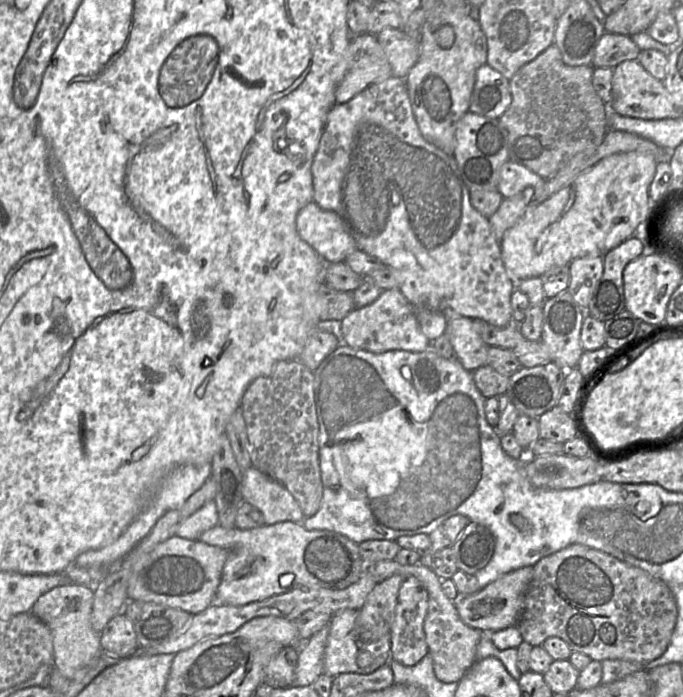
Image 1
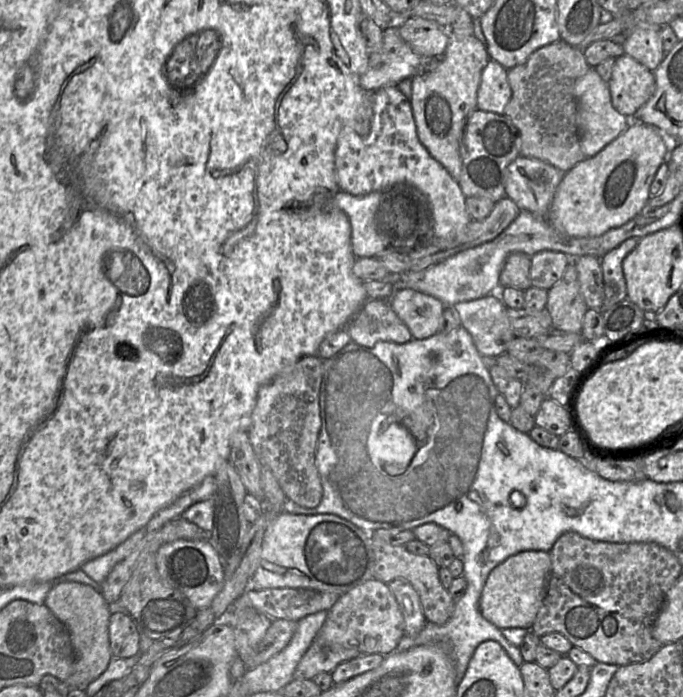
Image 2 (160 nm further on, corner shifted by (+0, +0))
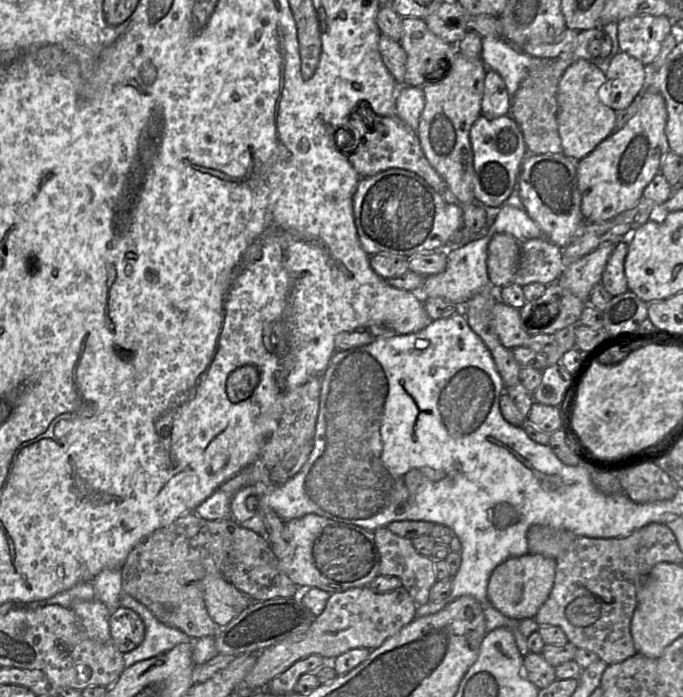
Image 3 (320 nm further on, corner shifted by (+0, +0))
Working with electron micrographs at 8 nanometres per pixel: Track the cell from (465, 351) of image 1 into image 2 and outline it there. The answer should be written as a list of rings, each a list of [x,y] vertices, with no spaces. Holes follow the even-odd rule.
[[[498,294],[457,303],[453,309],[457,312],[460,325],[471,335],[474,345],[484,359],[495,359],[506,352],[508,345],[515,338],[507,316],[507,307]]]

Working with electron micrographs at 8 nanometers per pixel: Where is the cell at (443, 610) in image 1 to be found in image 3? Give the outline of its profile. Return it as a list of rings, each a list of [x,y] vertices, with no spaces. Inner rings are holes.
[[[387,527],[378,528],[373,533],[380,553],[379,575],[395,576],[400,579],[418,606],[429,603],[430,590],[437,582],[434,560],[420,554],[414,548],[412,540],[394,534]]]

